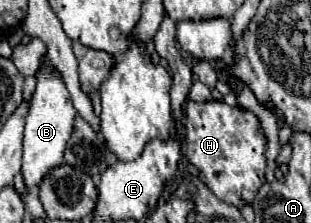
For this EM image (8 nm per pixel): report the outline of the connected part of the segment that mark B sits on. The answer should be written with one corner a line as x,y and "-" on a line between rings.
45,56
43,66
37,70
37,88
33,92
31,104
29,104
29,114
25,118
25,134
23,134
23,178
27,188
39,184
39,180
55,166
63,162
63,152
65,144
71,136
73,130
73,118
75,118
75,108
71,104
69,90
65,88
63,78
57,74
55,66
51,60

